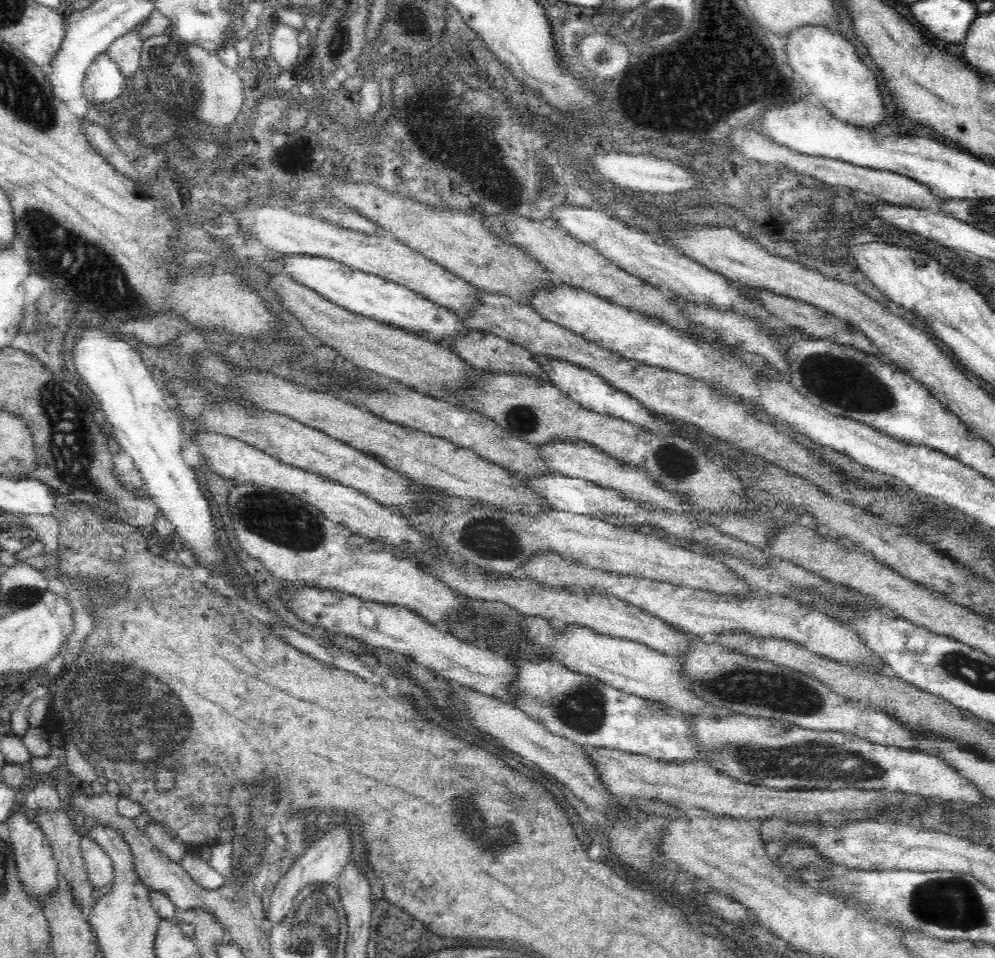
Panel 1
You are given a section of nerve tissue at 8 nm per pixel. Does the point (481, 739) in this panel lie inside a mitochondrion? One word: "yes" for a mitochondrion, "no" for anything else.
no

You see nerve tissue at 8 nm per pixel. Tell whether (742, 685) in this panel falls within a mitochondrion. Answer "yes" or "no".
yes

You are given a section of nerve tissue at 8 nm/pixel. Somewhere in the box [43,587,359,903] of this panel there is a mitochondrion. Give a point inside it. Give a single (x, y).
(94, 702)

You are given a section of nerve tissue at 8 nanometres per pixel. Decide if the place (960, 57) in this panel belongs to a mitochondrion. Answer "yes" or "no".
no

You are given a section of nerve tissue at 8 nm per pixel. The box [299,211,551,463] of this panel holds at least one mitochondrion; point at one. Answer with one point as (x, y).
(521, 418)

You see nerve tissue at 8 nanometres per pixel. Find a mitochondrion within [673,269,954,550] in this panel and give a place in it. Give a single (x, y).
(849, 384)

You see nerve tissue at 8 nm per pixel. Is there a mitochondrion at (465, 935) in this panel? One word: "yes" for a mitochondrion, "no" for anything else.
no

